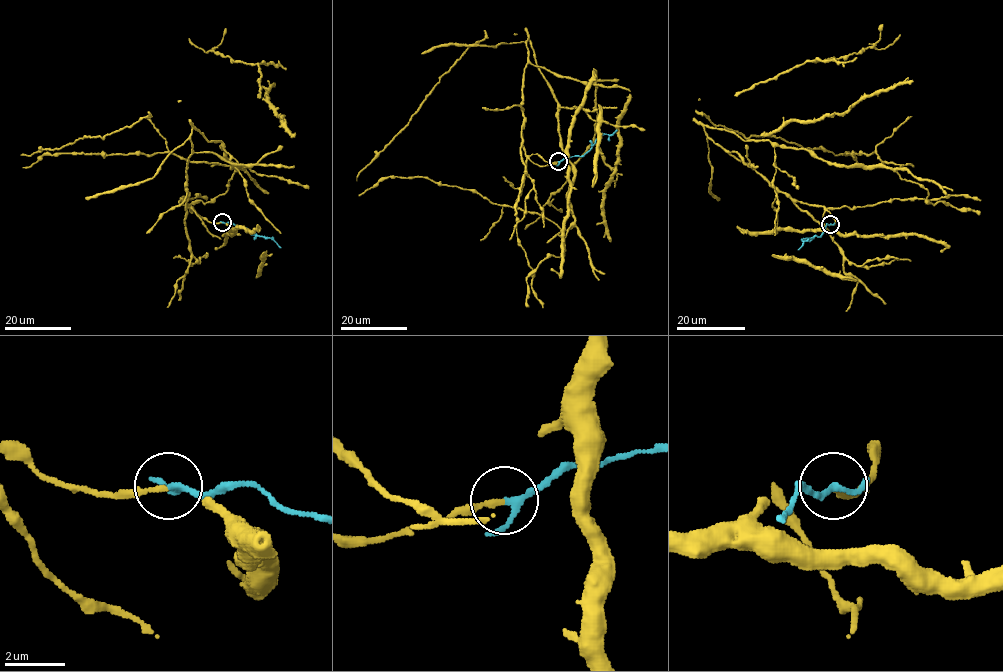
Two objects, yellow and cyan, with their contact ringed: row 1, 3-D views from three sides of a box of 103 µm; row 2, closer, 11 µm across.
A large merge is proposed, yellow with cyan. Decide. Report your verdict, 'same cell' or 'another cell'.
another cell

